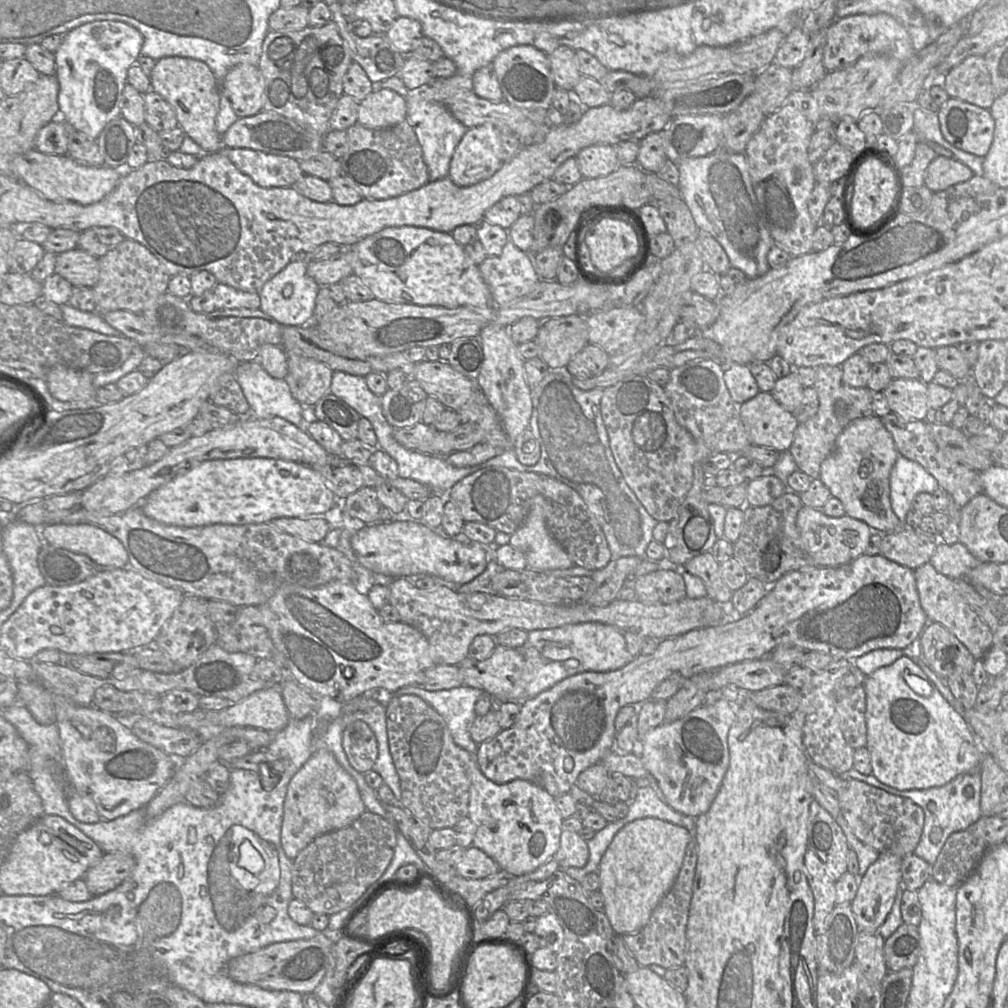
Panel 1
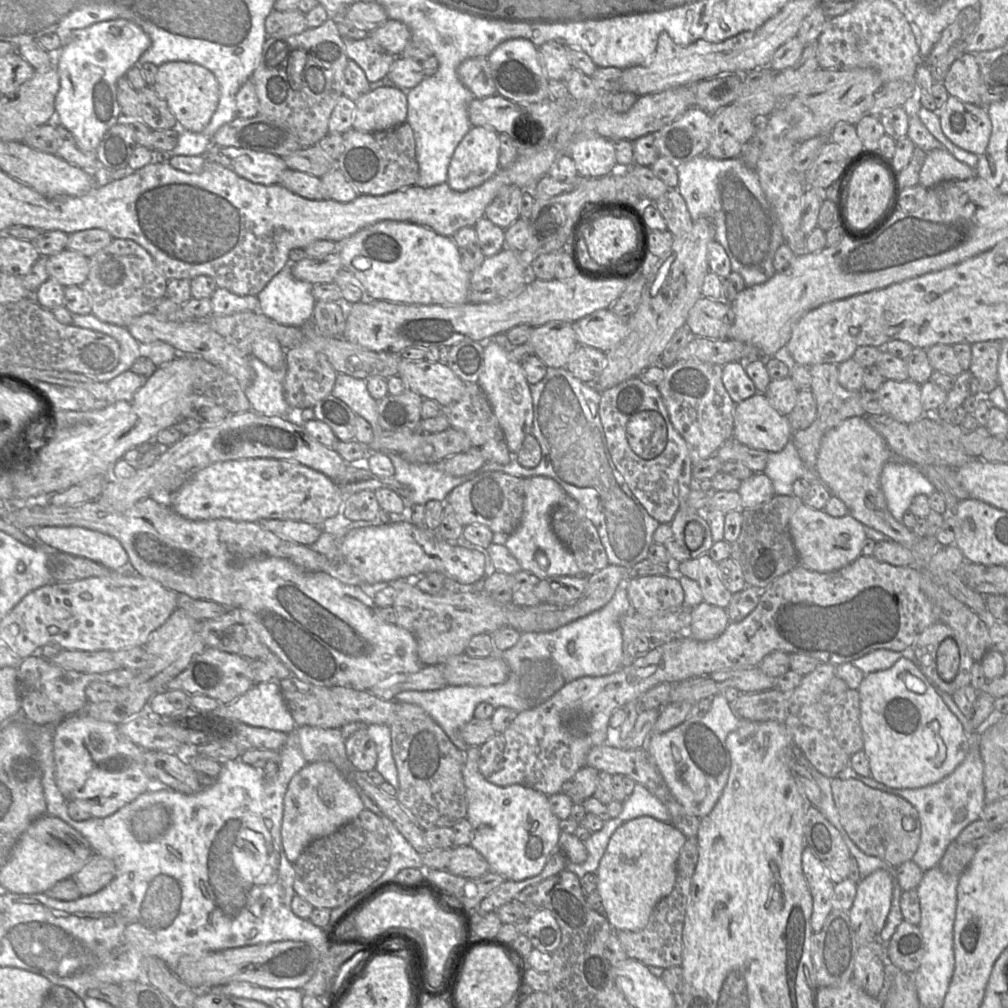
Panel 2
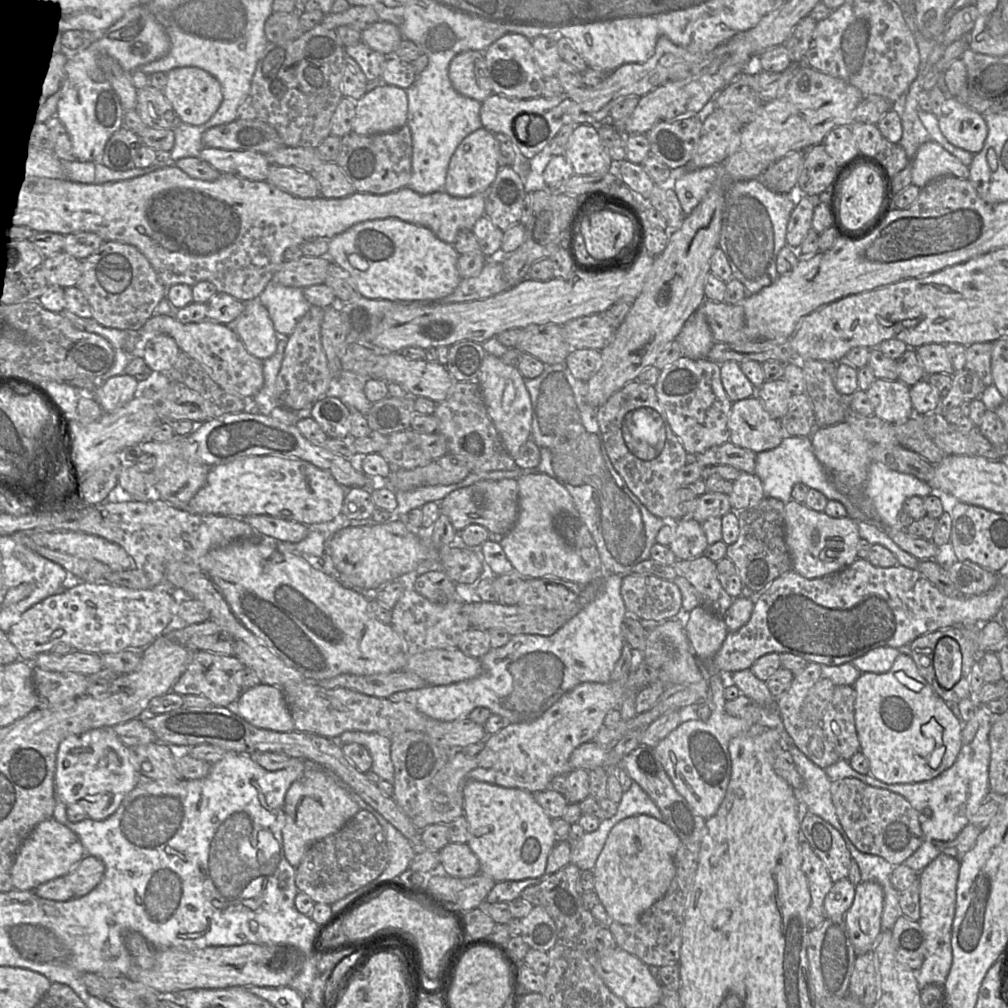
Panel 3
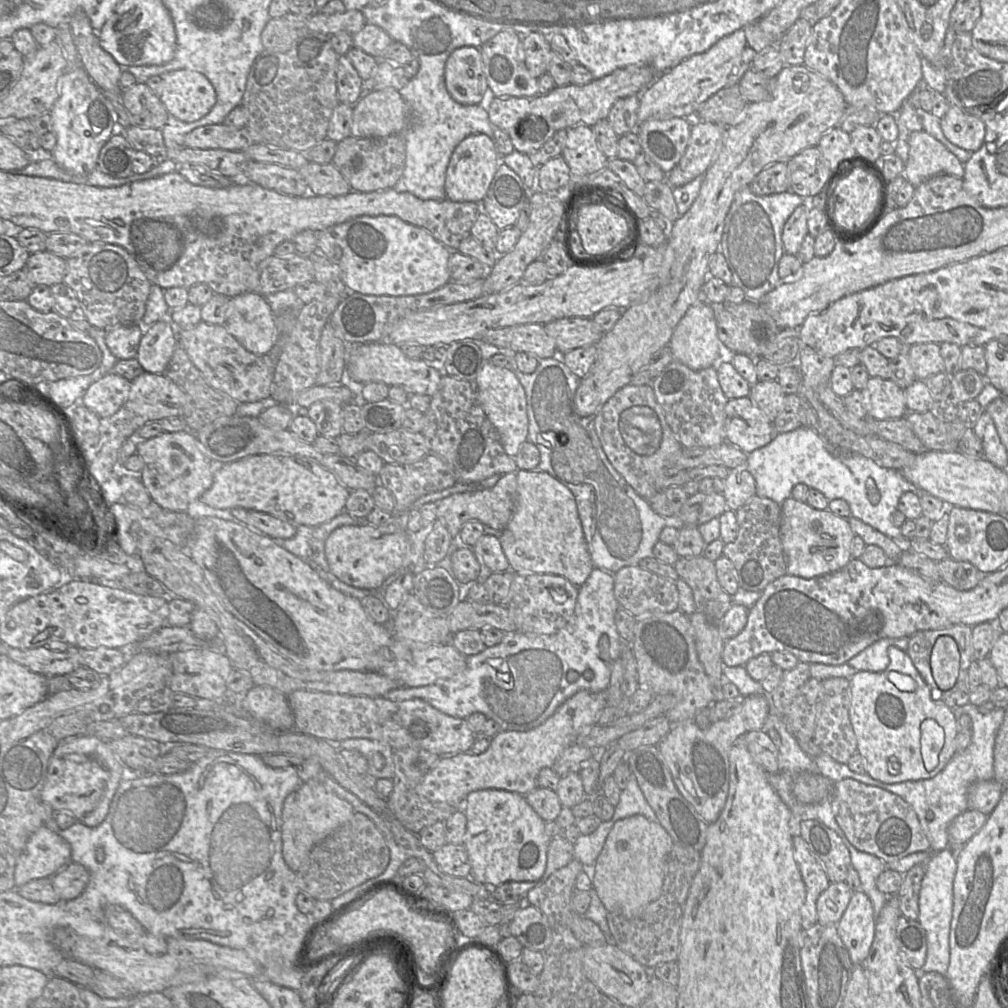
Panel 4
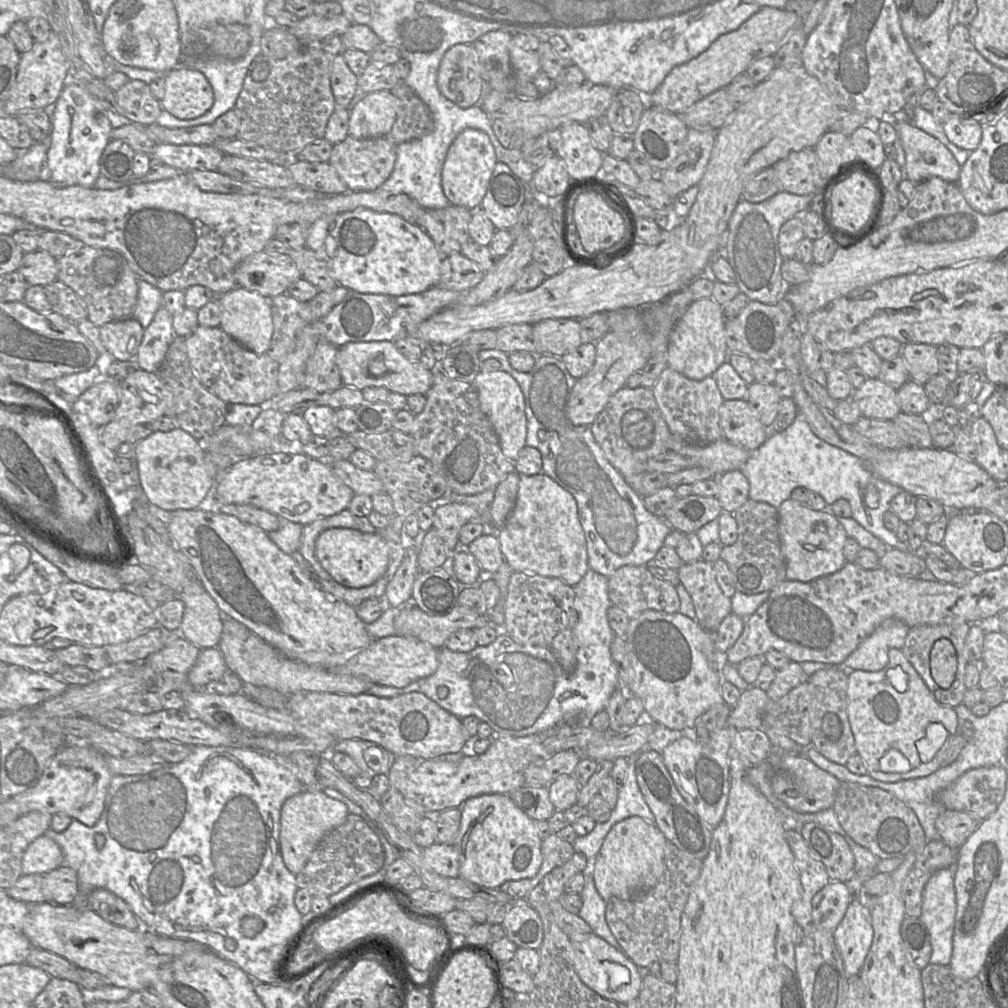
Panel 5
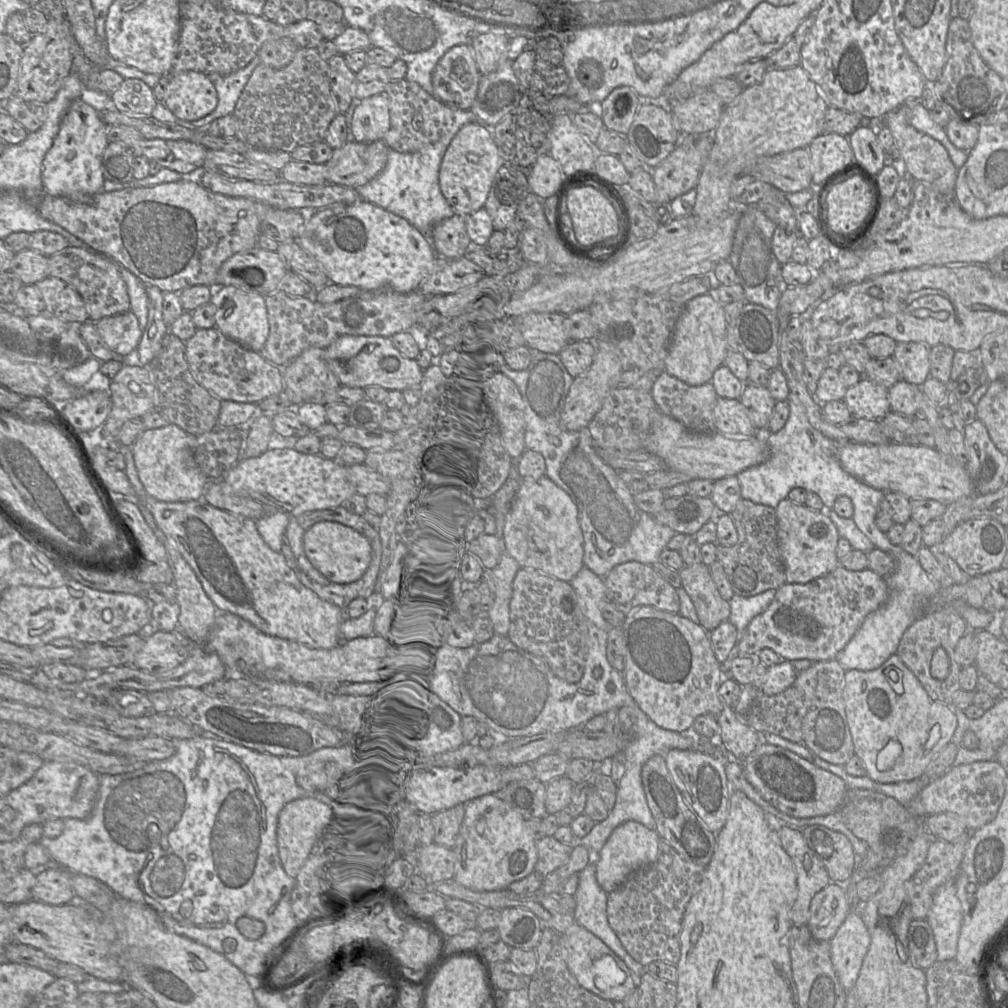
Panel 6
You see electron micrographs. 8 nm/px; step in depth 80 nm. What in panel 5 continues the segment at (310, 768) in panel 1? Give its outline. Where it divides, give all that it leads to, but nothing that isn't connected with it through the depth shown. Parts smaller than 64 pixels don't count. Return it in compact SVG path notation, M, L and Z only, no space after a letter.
M323 791L303 792L288 798L280 814L280 851L286 868L294 875L302 871L320 841L342 824L349 814L346 804Z

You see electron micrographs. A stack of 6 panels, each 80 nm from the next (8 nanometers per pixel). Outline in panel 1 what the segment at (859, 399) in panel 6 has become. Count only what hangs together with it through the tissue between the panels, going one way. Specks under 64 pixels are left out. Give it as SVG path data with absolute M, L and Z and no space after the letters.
M892 379L883 392L892 413L906 420L931 420L927 384L920 379Z

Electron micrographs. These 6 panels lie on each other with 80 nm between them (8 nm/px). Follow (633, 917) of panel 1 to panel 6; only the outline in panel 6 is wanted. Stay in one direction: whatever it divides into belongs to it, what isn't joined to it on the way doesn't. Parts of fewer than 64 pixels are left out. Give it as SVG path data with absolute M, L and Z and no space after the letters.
M626 821L616 827L599 852L596 863L596 880L599 886L608 894L621 886L634 871L655 862L660 840L661 837L655 830L648 829L637 821Z

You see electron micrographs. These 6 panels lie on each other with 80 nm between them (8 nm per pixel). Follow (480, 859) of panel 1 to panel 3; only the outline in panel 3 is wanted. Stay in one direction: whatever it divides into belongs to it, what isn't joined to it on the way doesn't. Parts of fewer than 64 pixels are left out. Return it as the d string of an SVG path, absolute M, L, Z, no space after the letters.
M449 842L439 854L440 871L448 876L467 878L480 873L479 859L467 843Z

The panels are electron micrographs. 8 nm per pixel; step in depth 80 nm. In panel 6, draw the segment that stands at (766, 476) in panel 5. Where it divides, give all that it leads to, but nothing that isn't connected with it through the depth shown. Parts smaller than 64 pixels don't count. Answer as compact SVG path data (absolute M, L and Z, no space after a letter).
M790 392L787 401L790 414L786 424L781 430L764 436L769 448L768 458L736 475L741 487L741 498L775 509L781 500L788 497L791 489L801 487L807 492L816 493L827 508L833 509L836 498L844 495L849 497L853 504L854 512L851 518L873 545L893 545L886 533L880 531L875 523L885 492L874 489L848 474L838 459L839 444L812 427L806 410L795 393Z

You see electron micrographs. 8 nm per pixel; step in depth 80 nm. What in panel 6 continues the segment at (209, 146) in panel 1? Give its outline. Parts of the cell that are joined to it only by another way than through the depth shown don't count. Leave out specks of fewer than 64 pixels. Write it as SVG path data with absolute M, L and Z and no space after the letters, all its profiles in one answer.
M185 71L169 75L165 107L177 118L198 120L211 113L217 106L216 89L208 75Z

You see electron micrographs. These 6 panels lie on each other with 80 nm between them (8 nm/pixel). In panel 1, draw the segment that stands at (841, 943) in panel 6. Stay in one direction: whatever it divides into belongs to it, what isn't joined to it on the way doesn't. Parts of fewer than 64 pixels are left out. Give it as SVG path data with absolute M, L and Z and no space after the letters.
M882 852L877 860L872 863L862 877L858 877L858 891L851 901L852 912L859 932L878 932L890 913L895 897L902 881L902 857L893 853Z

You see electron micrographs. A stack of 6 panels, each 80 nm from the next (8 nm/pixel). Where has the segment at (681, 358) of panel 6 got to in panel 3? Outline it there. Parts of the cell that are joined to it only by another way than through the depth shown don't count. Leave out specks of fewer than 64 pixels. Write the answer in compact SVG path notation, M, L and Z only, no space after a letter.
M695 311L676 336L681 355L693 360L707 358L715 341L705 316Z

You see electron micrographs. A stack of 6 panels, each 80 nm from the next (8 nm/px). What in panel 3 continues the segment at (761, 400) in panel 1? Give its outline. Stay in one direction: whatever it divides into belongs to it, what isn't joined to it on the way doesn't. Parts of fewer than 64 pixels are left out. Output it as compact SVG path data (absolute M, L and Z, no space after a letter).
M755 395L732 403L728 418L730 442L756 454L776 448L786 434Z

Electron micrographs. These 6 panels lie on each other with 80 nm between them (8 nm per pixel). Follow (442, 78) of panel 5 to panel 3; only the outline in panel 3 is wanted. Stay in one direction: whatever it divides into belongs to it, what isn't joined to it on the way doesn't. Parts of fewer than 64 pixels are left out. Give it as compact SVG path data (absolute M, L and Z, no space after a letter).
M483 52L457 54L449 64L448 75L453 88L462 96L482 103L493 94Z

